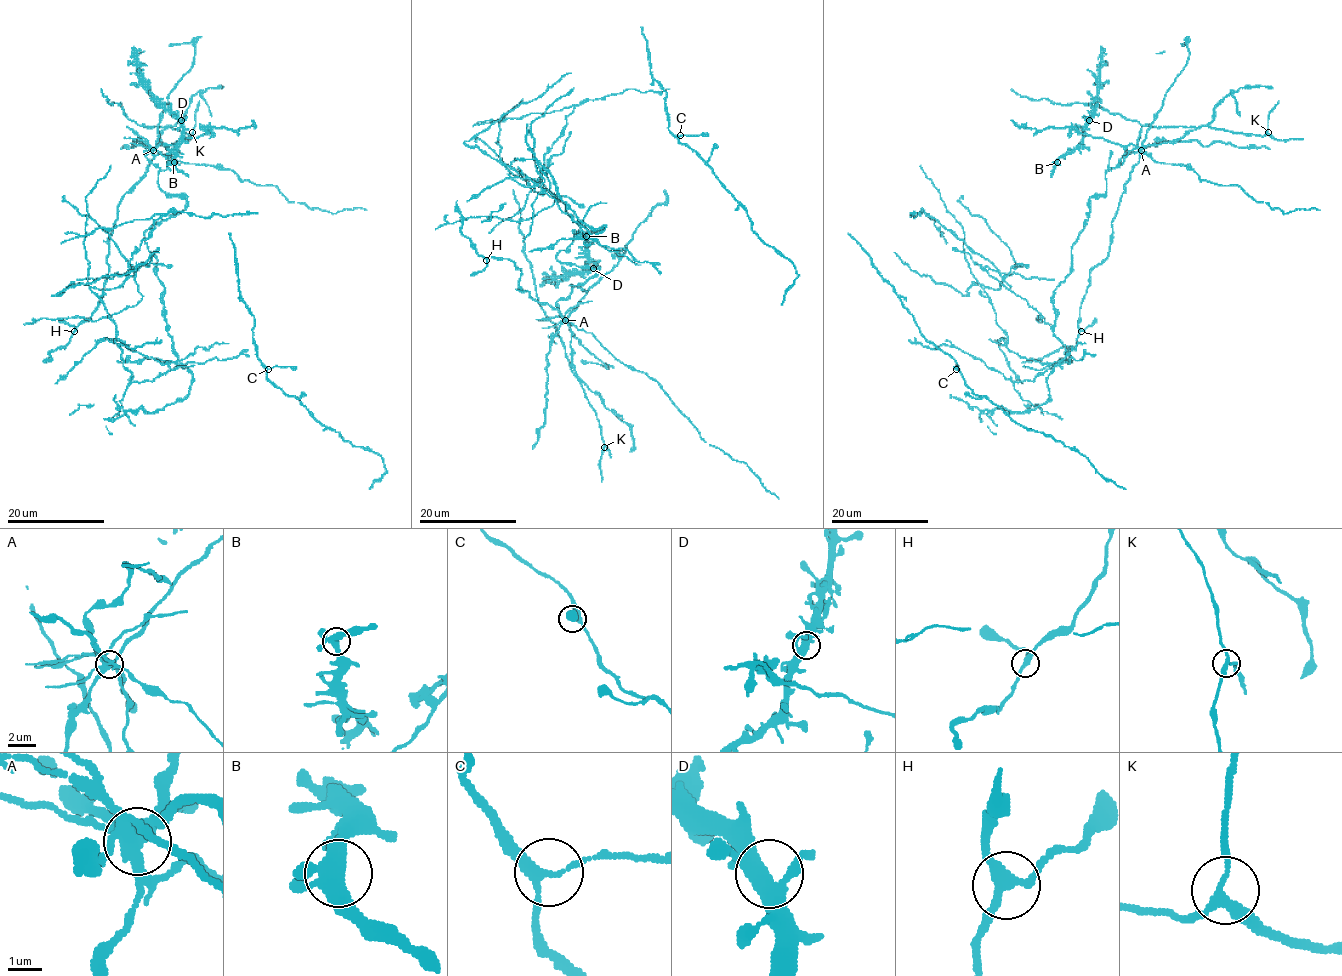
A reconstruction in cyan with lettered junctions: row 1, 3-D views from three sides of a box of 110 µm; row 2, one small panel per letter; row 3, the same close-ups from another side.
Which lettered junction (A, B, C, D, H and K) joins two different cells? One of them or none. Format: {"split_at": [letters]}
{"split_at": ["A"]}

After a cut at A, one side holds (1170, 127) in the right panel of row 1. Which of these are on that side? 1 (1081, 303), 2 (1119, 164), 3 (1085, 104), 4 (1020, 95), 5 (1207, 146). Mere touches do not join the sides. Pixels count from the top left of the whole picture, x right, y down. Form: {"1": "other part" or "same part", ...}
{"1": "same part", "2": "other part", "3": "same part", "4": "same part", "5": "other part"}

